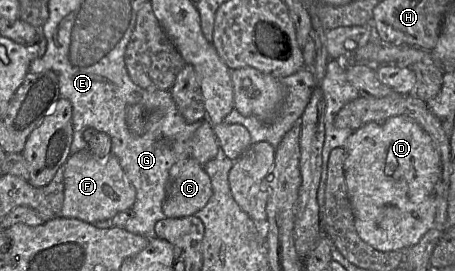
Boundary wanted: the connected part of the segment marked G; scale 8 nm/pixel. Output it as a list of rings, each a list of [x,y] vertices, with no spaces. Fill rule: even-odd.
[[[123,63],[123,69],[118,68],[120,74],[115,74],[120,90],[117,97],[107,108],[104,124],[112,124],[111,129],[103,130],[111,138],[111,152],[119,163],[136,190],[136,199],[131,210],[131,218],[124,228],[134,234],[141,235],[148,240],[155,238],[155,224],[164,219],[162,207],[167,196],[167,183],[171,167],[179,160],[190,157],[190,140],[194,132],[201,125],[200,121],[188,123],[179,113],[170,90],[148,90],[136,85],[130,78]],[[139,104],[147,108],[150,114],[149,129],[142,135],[133,134],[126,123],[126,109],[130,105]]]

